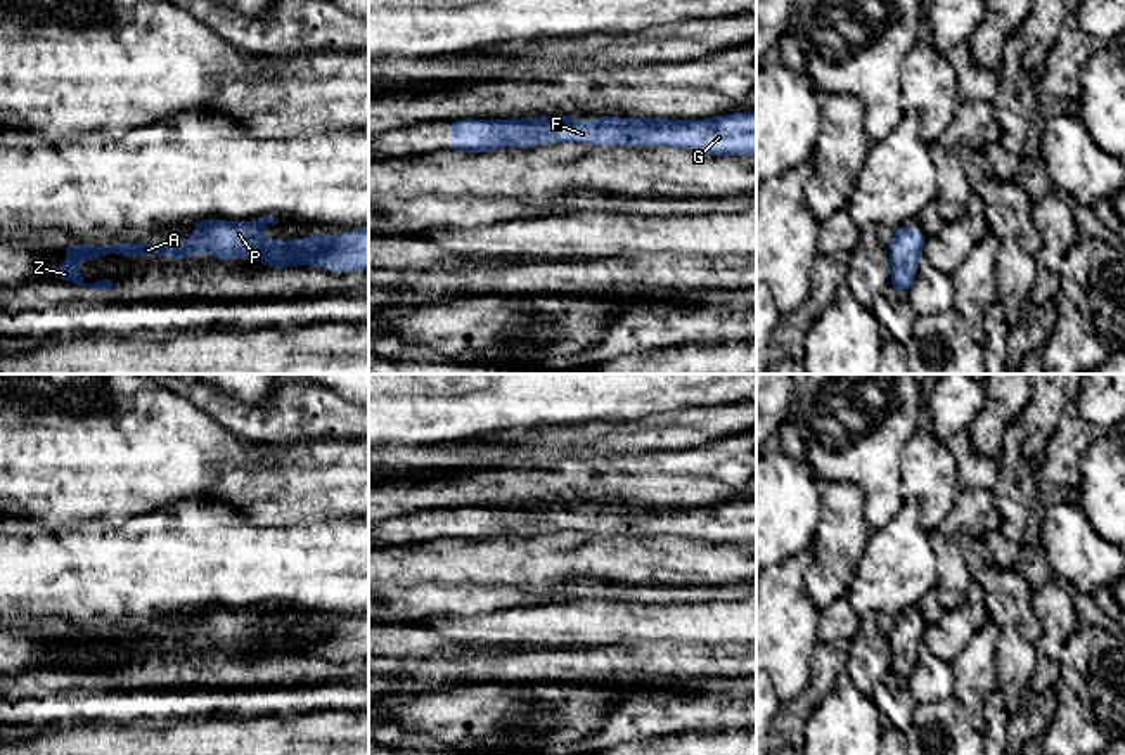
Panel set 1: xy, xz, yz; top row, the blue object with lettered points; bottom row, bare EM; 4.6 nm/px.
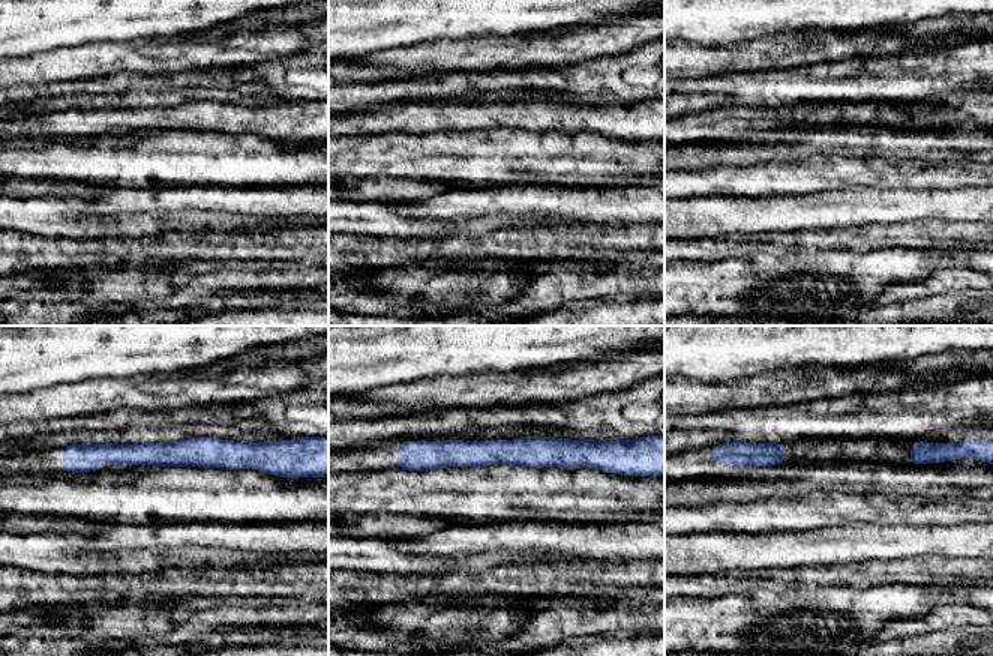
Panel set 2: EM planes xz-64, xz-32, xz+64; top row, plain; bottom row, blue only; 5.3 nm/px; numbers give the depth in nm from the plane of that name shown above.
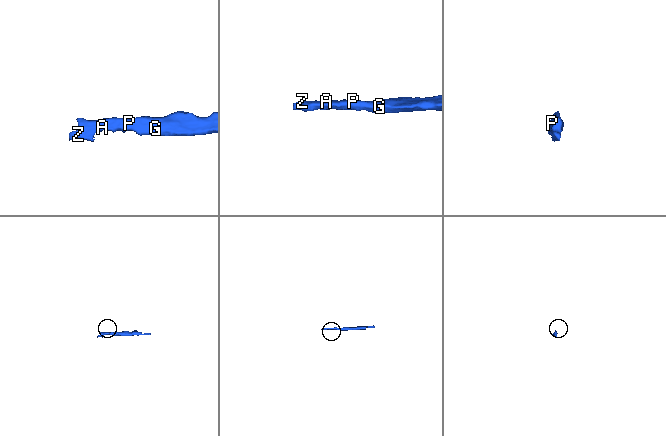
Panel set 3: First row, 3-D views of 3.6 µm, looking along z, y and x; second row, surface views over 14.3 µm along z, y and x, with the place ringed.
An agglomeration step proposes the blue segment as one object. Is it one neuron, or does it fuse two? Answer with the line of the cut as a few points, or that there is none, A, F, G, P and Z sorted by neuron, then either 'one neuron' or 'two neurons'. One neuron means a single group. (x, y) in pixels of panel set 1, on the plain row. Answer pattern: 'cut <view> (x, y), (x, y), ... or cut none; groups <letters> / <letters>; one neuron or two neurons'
cut none; groups A F G P Z; one neuron

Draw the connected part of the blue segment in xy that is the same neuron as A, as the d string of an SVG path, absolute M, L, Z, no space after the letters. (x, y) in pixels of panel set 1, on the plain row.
M265 604L253 610L196 608L192 611L196 613L196 622L187 629L68 634L62 637L68 651L57 655L52 663L57 668L69 668L81 675L104 677L112 684L118 681L114 665L85 672L78 660L81 649L97 648L104 642L126 642L130 648L161 642L187 651L192 642L208 641L222 649L248 646L258 648L272 656L317 653L336 661L351 658L369 660L369 616L348 618L343 623L320 622L280 629L263 623L263 615L267 611L279 611L275 604Z

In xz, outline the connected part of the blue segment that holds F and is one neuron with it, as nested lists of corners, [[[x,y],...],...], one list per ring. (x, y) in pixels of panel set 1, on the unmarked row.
[[[756,499],[701,507],[621,506],[599,502],[595,509],[575,502],[519,507],[452,507],[450,539],[493,540],[505,533],[592,532],[602,535],[678,535],[715,545],[756,544]]]

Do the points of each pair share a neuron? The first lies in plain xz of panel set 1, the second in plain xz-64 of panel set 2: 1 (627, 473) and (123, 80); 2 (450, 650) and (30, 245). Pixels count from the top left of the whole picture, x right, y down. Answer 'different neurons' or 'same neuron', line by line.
1: same neuron
2: different neurons

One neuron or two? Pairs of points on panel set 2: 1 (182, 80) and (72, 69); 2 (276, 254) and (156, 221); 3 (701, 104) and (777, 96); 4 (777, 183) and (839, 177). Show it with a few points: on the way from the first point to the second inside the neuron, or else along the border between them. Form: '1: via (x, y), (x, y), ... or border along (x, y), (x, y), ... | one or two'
1: border along (150, 74), (114, 72), (80, 81) | two
2: border along (203, 230), (156, 231) | two
3: via (720, 92), (758, 92) | one
4: via (792, 177), (824, 177) | one

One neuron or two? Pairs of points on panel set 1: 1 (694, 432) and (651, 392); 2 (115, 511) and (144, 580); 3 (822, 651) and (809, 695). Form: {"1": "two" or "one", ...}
{"1": "two", "2": "two", "3": "one"}

